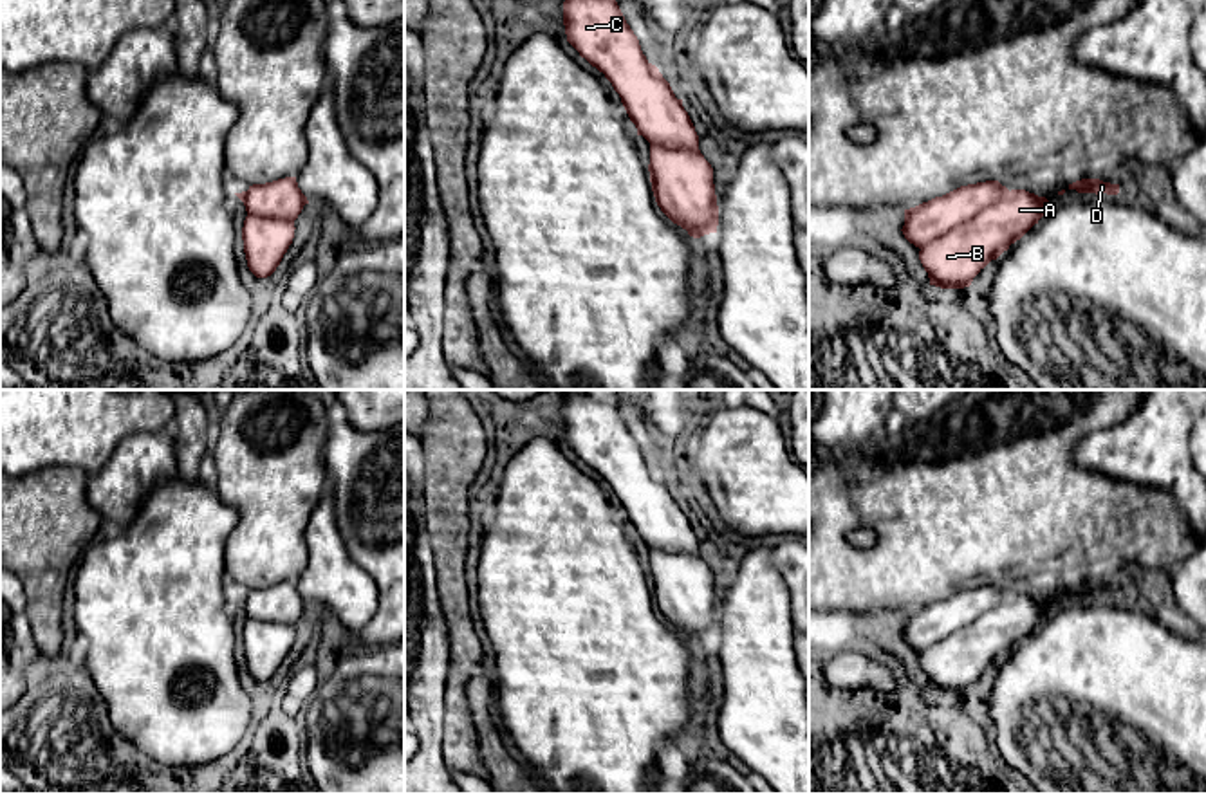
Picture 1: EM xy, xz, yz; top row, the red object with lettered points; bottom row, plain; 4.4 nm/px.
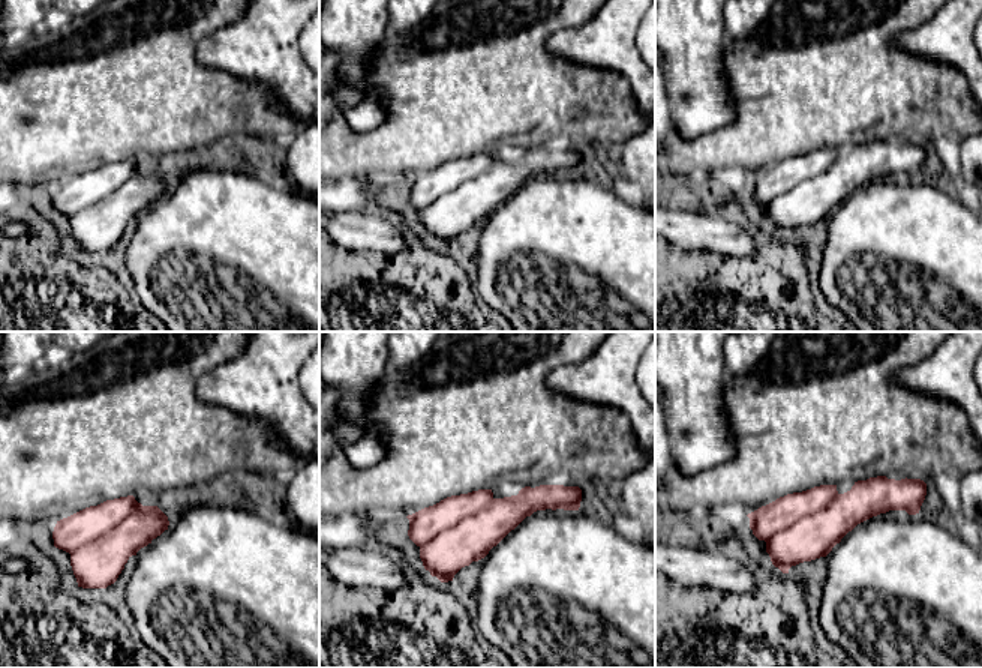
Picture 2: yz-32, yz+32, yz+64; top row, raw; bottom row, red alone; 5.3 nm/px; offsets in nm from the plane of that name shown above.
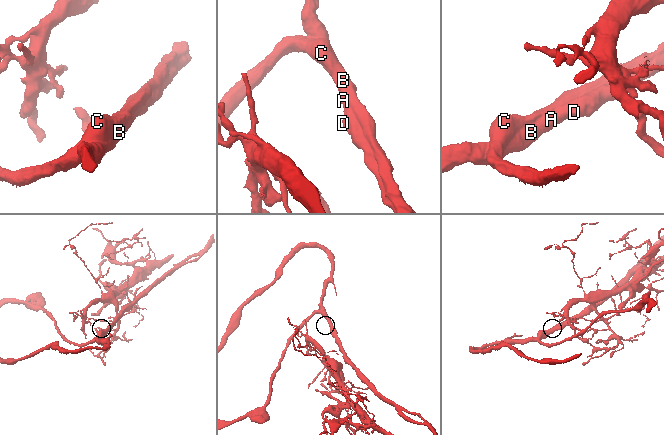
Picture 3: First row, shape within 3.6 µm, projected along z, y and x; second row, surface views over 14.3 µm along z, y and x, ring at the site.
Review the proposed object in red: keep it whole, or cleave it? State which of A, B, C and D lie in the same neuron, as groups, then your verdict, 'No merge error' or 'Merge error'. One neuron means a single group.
Groups: A B D / C. Merge error

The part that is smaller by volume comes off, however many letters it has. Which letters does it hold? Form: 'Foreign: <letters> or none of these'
Foreign: C

